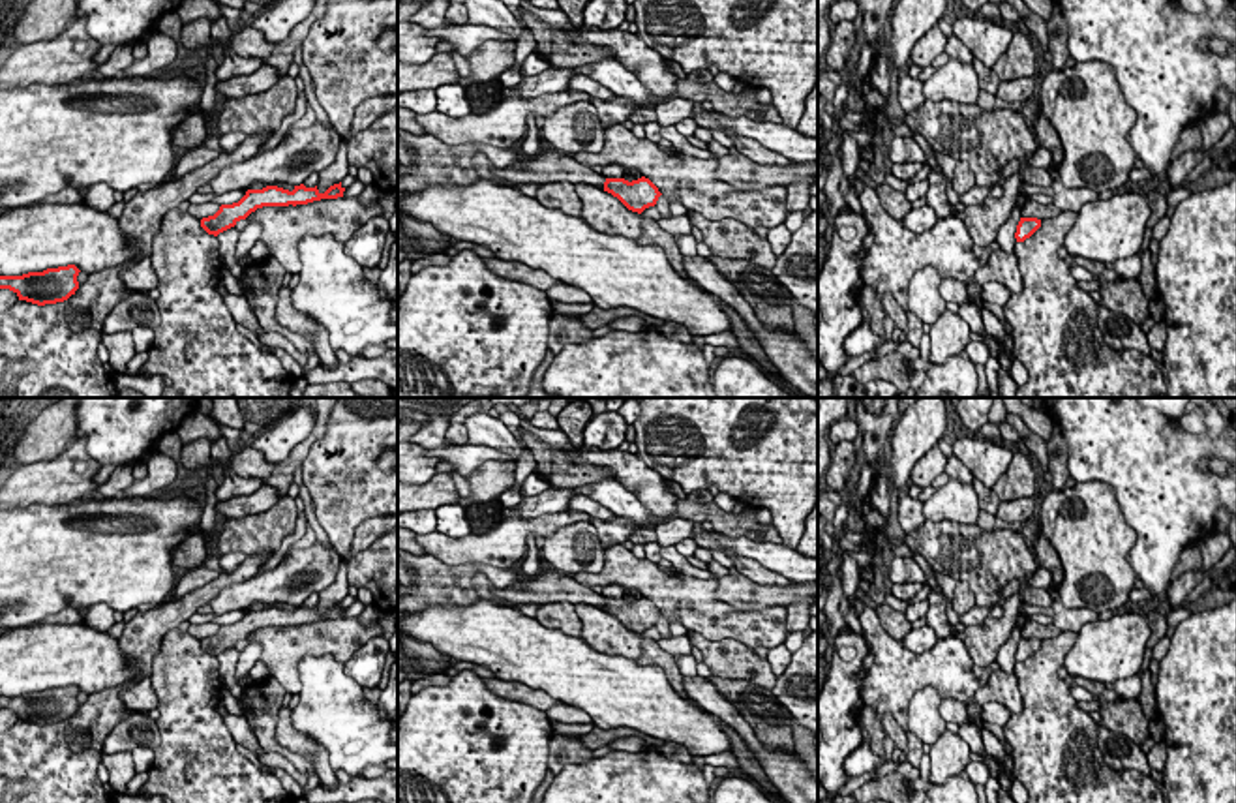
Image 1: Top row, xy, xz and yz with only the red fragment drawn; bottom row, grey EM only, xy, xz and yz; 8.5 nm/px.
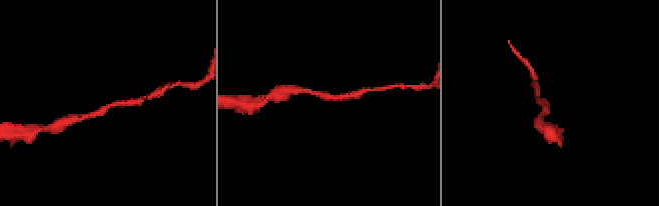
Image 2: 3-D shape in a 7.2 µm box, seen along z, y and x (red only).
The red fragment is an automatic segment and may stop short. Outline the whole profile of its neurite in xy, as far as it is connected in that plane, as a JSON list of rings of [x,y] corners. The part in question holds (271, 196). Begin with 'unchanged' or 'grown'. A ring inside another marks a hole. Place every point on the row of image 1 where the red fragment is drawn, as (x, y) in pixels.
unchanged | [[[304,184],[294,186],[293,191],[266,186],[263,189],[248,189],[246,195],[233,205],[221,205],[214,216],[203,218],[201,227],[218,236],[219,233],[234,227],[240,220],[246,220],[251,212],[263,206],[296,206],[308,205],[321,199],[343,197],[345,188],[339,184],[330,186],[324,193],[315,188],[306,188]]]

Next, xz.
unchanged | [[[645,176],[632,182],[625,178],[606,178],[604,191],[617,197],[628,210],[638,214],[649,206],[655,206],[662,195],[658,188]]]

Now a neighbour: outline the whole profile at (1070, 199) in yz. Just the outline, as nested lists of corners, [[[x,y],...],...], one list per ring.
[[[1062,178],[1052,180],[1050,188],[1054,189],[1052,193],[1052,205],[1058,210],[1065,212],[1080,212],[1080,208],[1086,203],[1097,201],[1097,193],[1088,189],[1088,188],[1067,188]]]

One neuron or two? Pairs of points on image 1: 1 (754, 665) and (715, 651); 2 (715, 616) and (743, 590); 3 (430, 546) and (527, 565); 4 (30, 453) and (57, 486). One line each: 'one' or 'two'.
1: one
2: two
3: two
4: two

